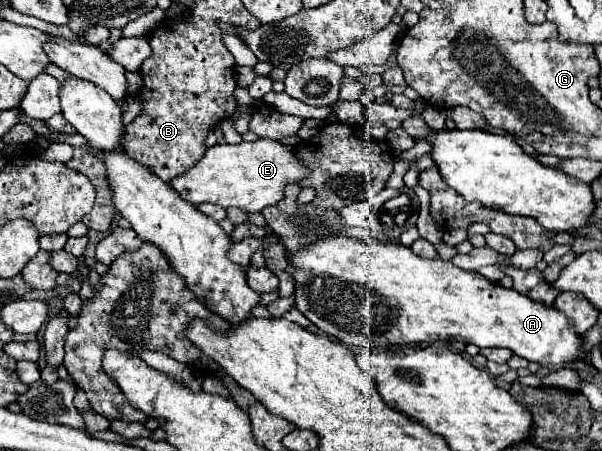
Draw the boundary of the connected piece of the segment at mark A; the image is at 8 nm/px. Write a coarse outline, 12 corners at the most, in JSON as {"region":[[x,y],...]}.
{"region":[[316,240],[296,308],[344,344],[582,360],[556,310],[404,244]]}

